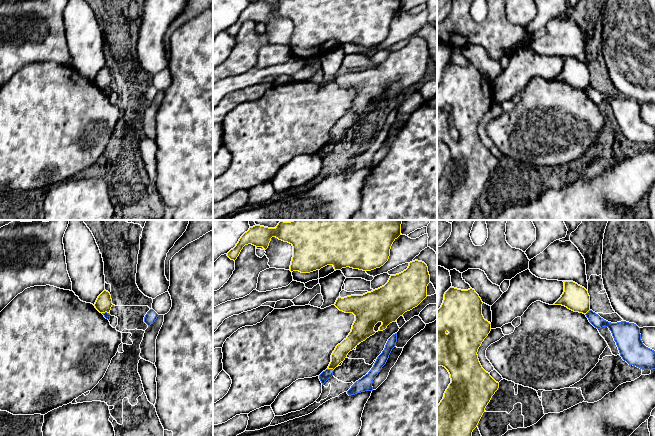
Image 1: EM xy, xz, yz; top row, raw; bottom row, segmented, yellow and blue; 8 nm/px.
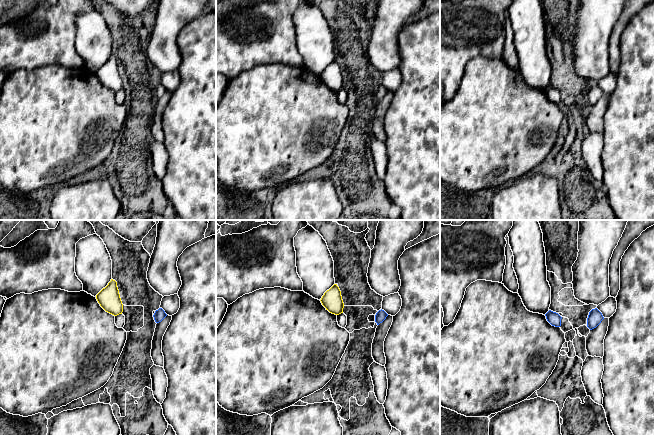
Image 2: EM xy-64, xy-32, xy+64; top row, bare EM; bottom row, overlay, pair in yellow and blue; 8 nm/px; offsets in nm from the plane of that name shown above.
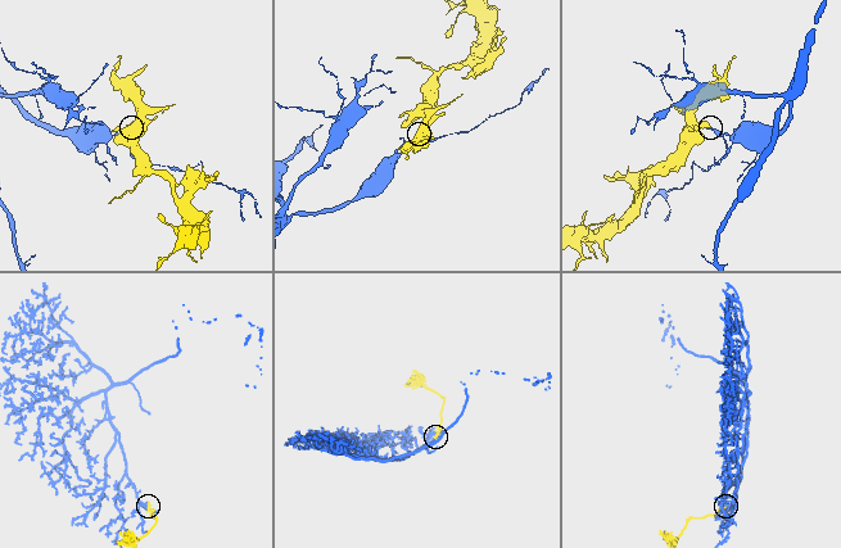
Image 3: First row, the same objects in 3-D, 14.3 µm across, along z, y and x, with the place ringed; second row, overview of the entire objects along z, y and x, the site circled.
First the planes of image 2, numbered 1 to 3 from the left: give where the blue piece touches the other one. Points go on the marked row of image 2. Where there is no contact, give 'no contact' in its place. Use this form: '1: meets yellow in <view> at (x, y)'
1: no contact
2: no contact
3: no contact

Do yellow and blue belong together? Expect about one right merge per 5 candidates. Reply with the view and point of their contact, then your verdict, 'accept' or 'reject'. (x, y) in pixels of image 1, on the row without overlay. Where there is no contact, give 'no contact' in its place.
xz (330, 144) | reject

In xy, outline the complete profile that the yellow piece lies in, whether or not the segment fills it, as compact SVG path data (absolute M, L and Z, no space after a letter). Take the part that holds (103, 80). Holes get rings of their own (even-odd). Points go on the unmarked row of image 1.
M104 66L97 74L94 82L100 89L109 89L112 83L111 71L108 67Z

